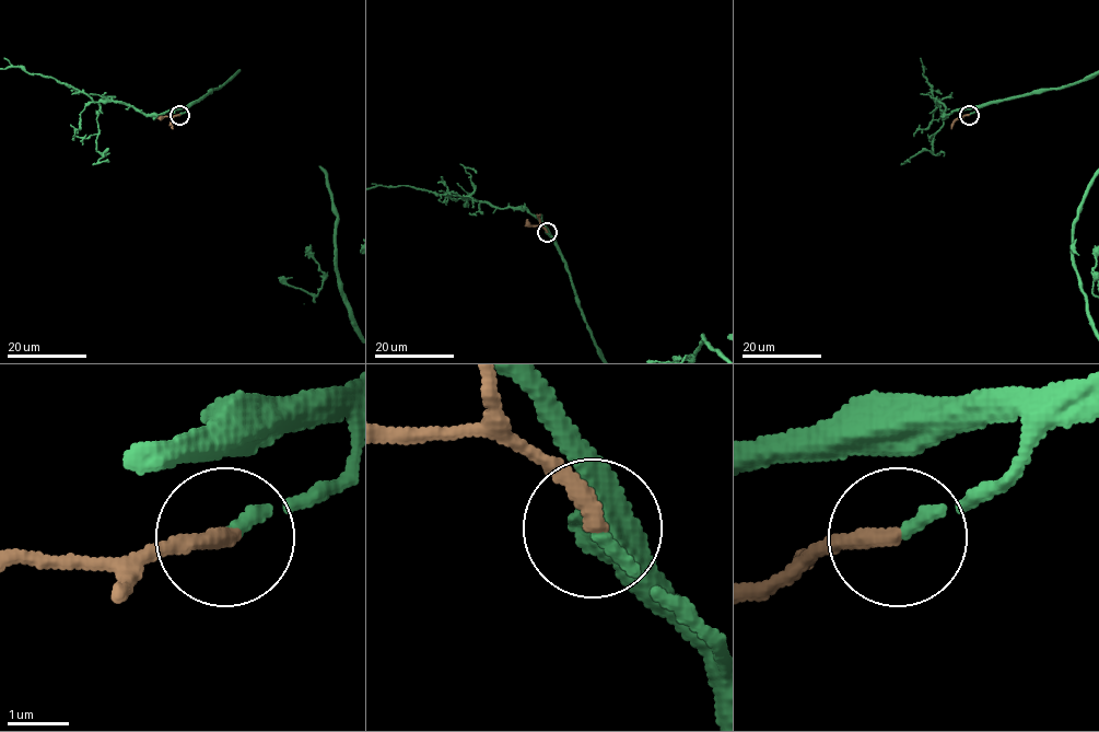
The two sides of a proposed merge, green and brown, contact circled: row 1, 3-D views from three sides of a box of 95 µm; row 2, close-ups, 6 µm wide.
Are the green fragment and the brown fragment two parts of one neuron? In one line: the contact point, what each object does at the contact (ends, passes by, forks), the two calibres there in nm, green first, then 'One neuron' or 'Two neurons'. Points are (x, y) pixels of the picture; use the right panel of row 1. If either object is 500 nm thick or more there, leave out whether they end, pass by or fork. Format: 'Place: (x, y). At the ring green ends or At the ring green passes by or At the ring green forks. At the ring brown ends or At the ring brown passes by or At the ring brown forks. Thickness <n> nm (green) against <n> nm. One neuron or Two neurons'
Place: (969, 115). At the ring green ends. At the ring brown ends. Thickness 200 nm (green) against 320 nm. One neuron

